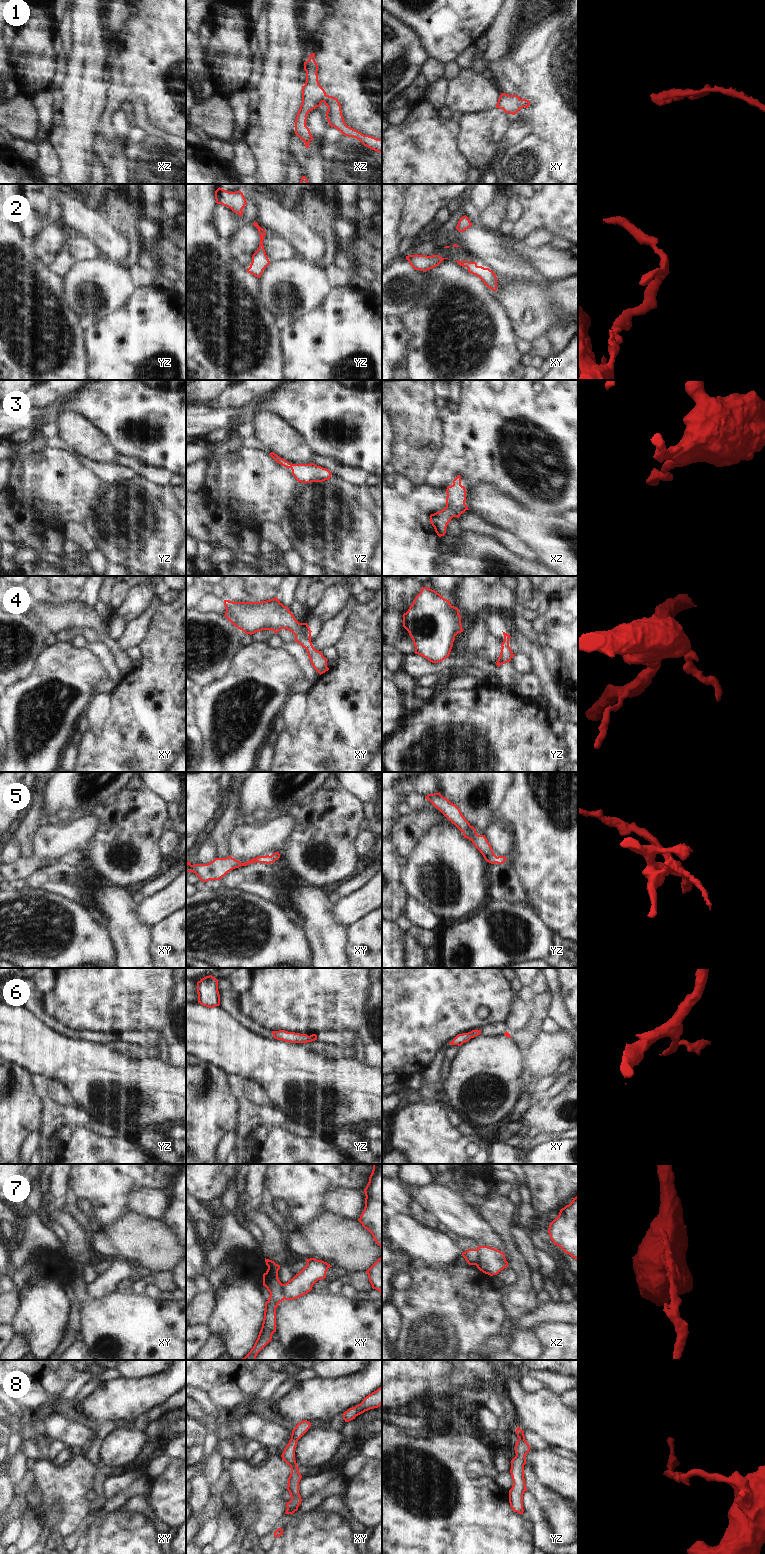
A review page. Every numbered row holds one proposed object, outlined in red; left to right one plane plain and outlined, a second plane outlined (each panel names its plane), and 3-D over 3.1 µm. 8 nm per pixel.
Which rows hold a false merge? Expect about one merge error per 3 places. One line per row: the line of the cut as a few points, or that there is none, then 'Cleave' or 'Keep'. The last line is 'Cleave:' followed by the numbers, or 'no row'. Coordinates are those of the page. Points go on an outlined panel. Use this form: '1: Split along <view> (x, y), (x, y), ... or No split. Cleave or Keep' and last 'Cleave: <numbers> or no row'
1: No split. Keep
2: No split. Keep
3: No split. Keep
4: No split. Keep
5: No split. Keep
6: No split. Keep
7: Split along xz (478, 1249), (479, 1256), (476, 1265). Cleave
8: No split. Keep
Cleave: 7

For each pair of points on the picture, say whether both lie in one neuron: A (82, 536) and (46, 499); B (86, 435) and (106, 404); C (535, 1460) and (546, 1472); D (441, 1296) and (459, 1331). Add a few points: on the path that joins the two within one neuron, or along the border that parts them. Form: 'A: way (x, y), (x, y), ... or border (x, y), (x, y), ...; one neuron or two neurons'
A: border (89, 509), (82, 524), (70, 522), (62, 534); two neurons
B: border (72, 411), (85, 416), (109, 440); two neurons
C: way (538, 1463), (544, 1469); one neuron
D: way (441, 1305), (441, 1311), (452, 1322); one neuron

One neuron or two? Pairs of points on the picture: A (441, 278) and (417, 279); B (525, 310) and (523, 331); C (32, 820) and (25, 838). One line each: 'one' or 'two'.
A: two
B: one
C: one

